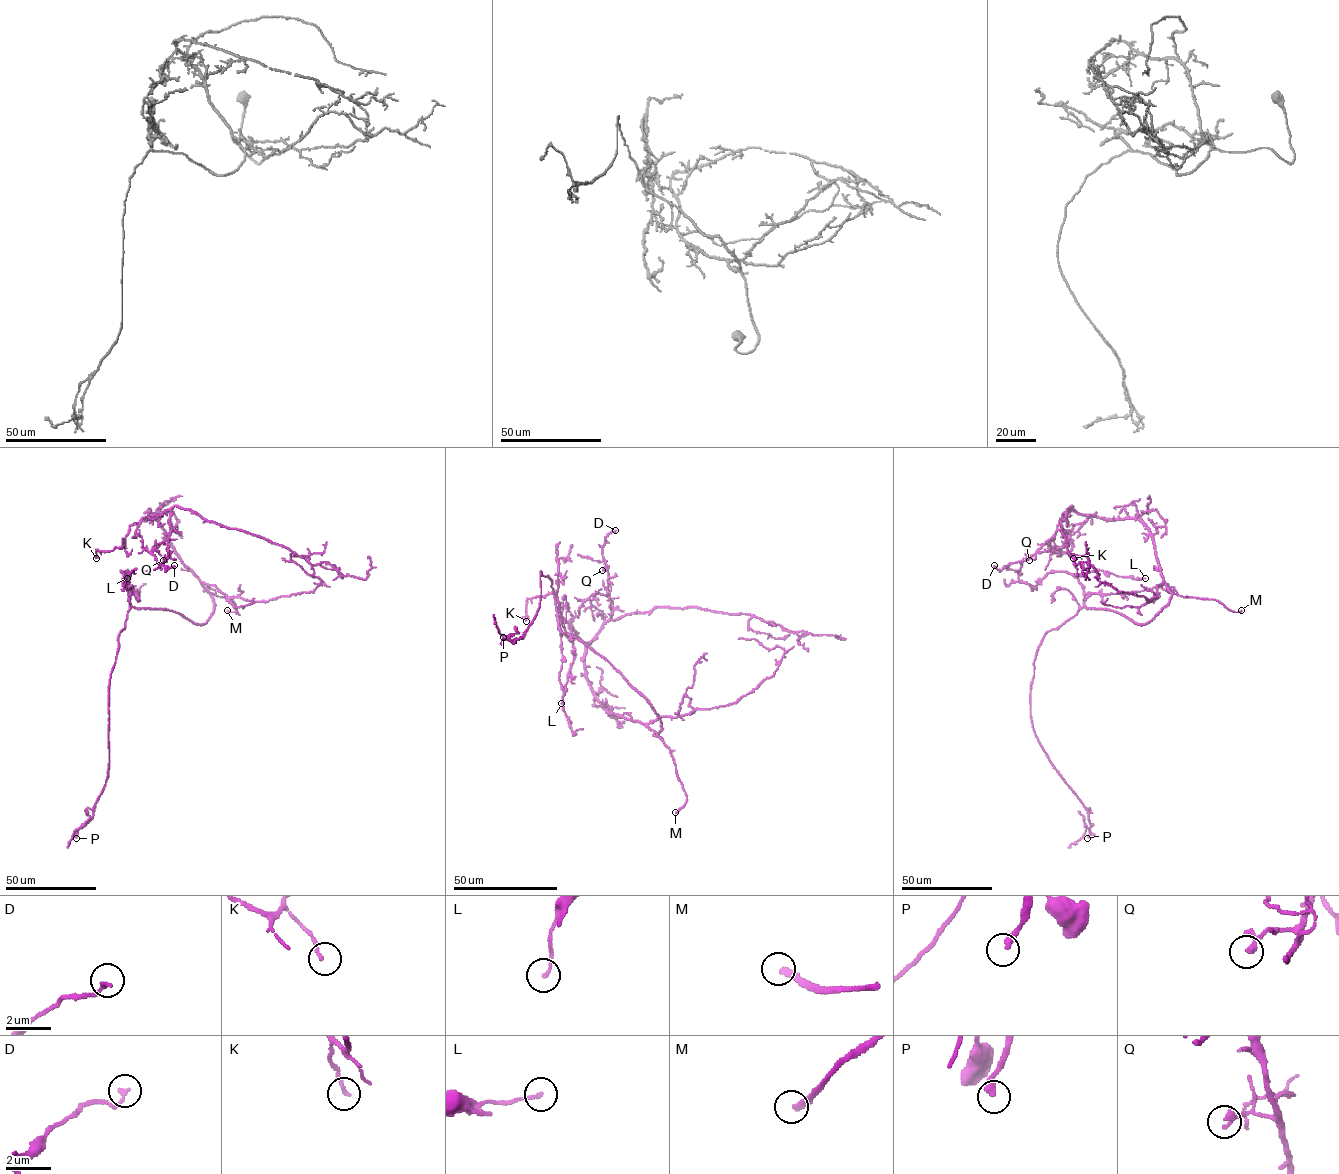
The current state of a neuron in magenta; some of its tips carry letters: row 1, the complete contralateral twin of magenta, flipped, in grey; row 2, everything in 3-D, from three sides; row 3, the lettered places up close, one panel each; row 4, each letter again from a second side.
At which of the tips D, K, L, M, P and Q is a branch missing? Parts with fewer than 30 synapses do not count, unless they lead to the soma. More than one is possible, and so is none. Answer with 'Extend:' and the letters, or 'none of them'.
Extend: M, P

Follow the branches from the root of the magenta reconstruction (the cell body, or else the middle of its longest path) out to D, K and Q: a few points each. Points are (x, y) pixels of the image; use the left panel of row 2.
D: (212, 601), (162, 527), (147, 518), (169, 509), (171, 531), (163, 563), (165, 571), (174, 565)
K: (212, 601), (155, 518), (145, 516), (132, 524), (123, 546), (96, 550), (96, 558)
Q: (212, 601), (155, 518), (147, 518), (169, 509), (171, 531), (168, 556), (163, 560)

